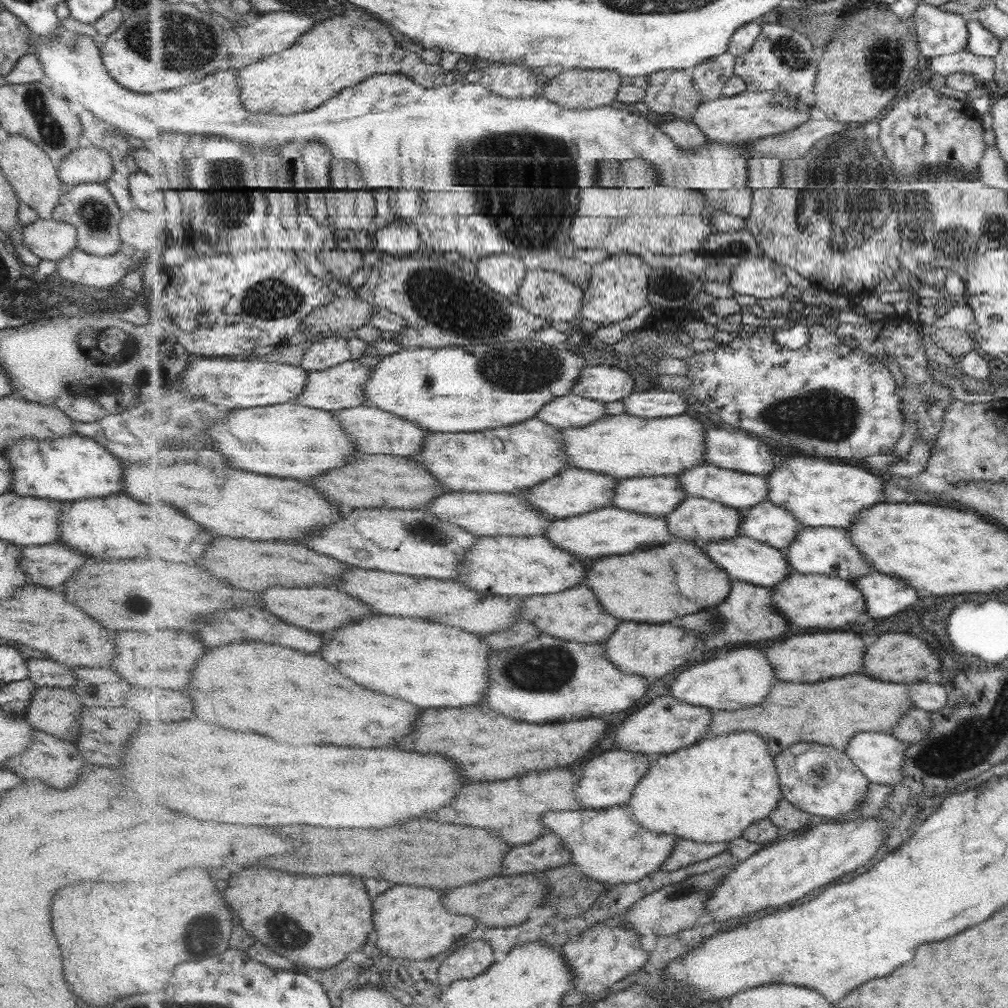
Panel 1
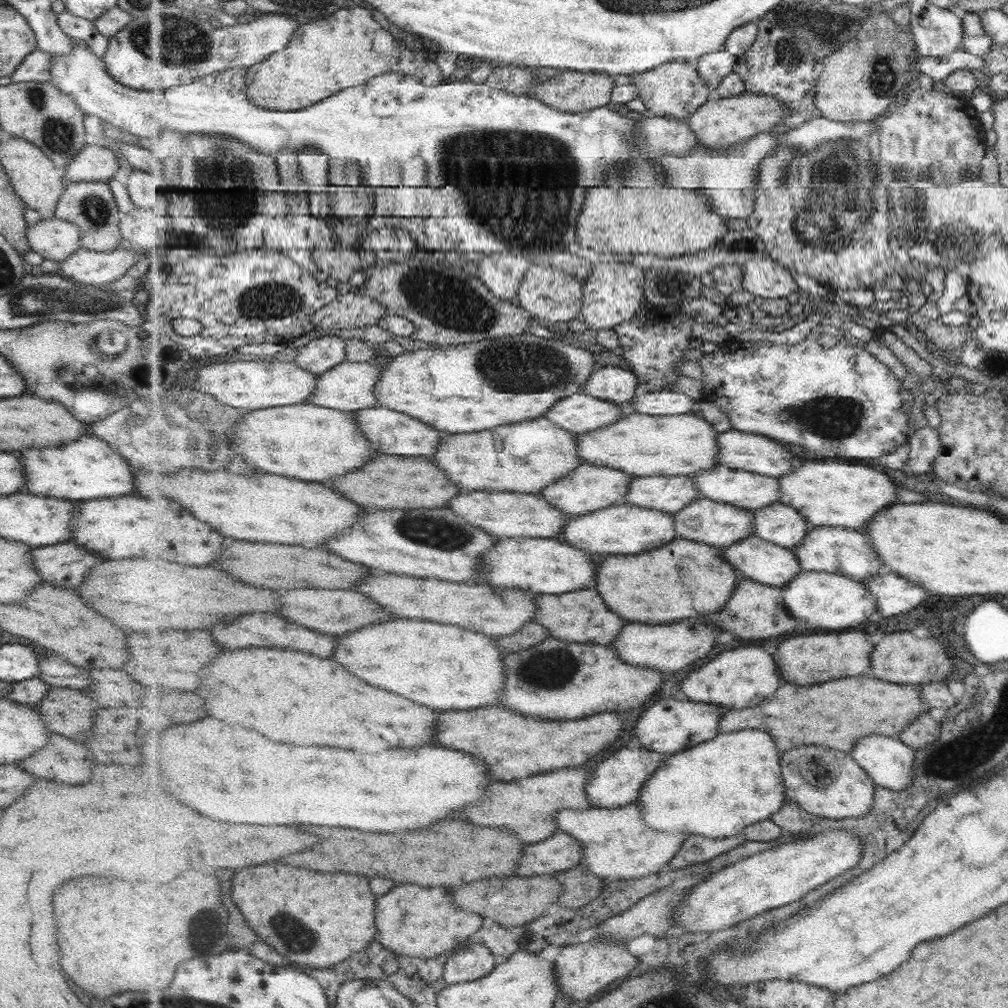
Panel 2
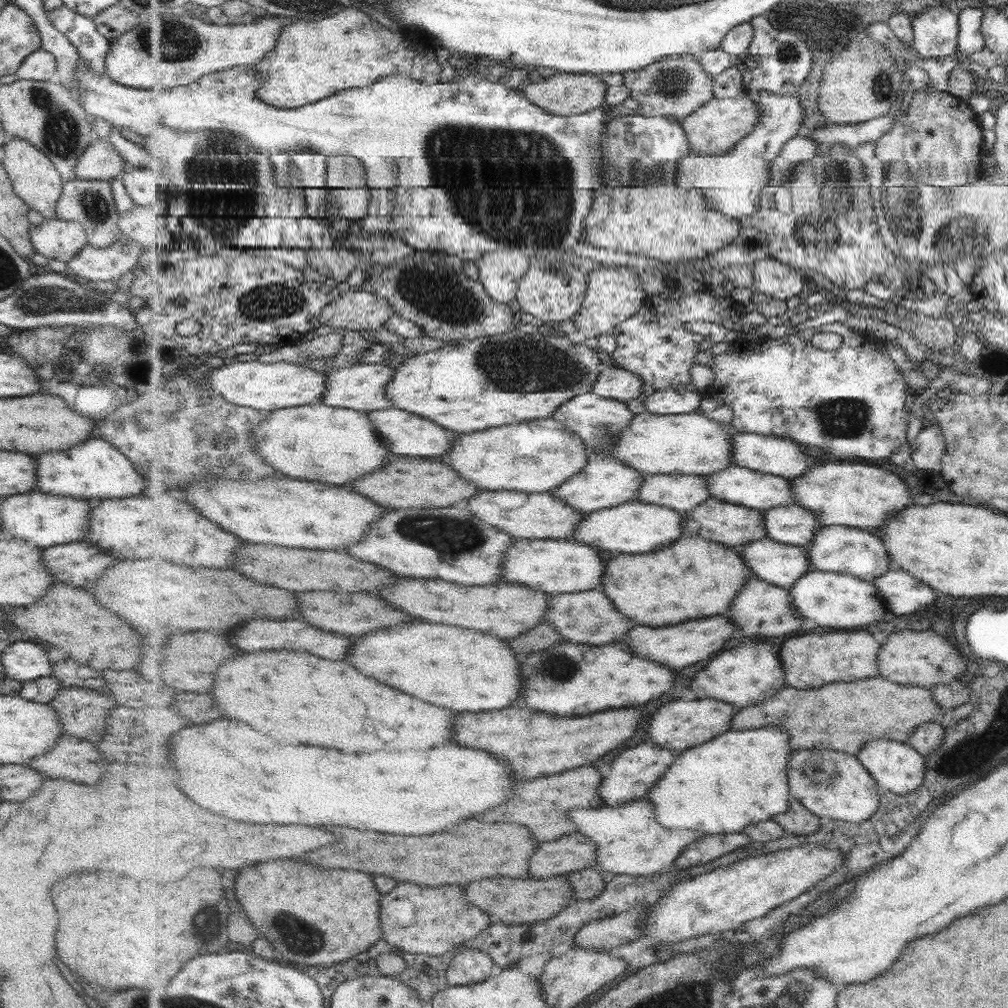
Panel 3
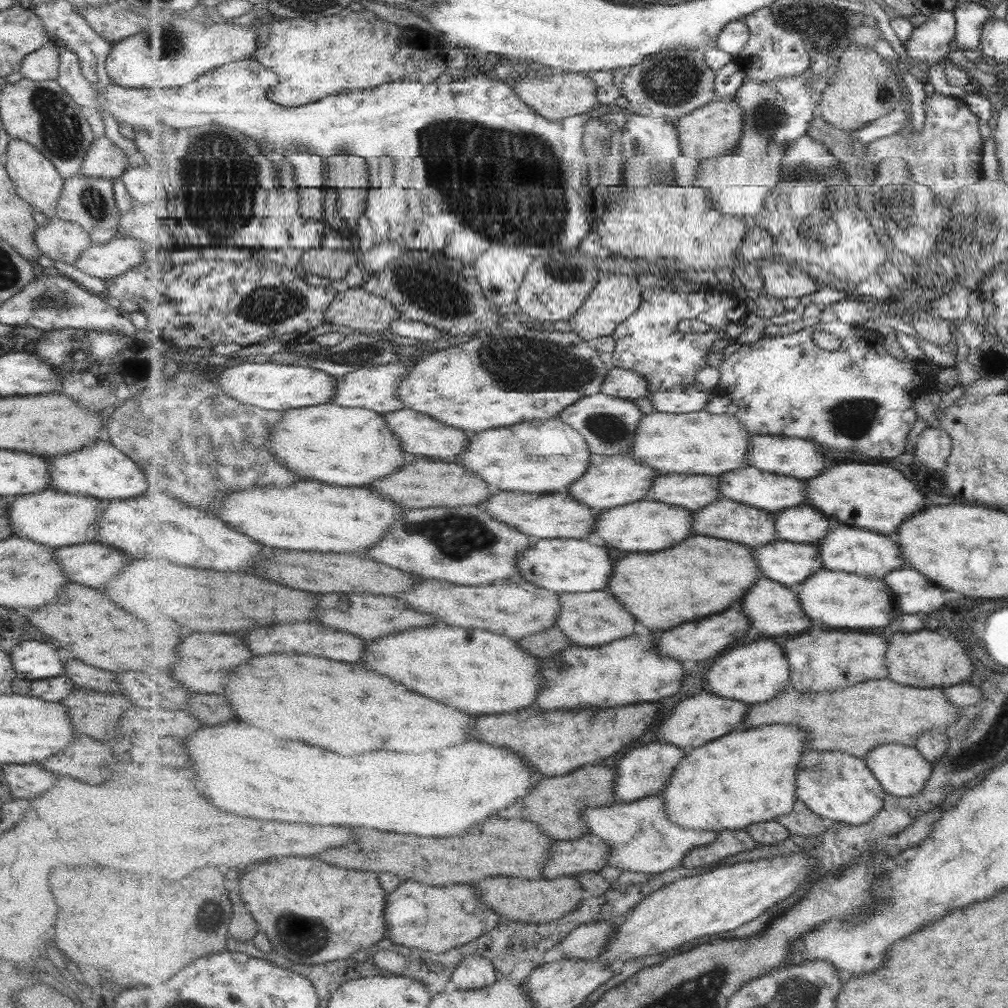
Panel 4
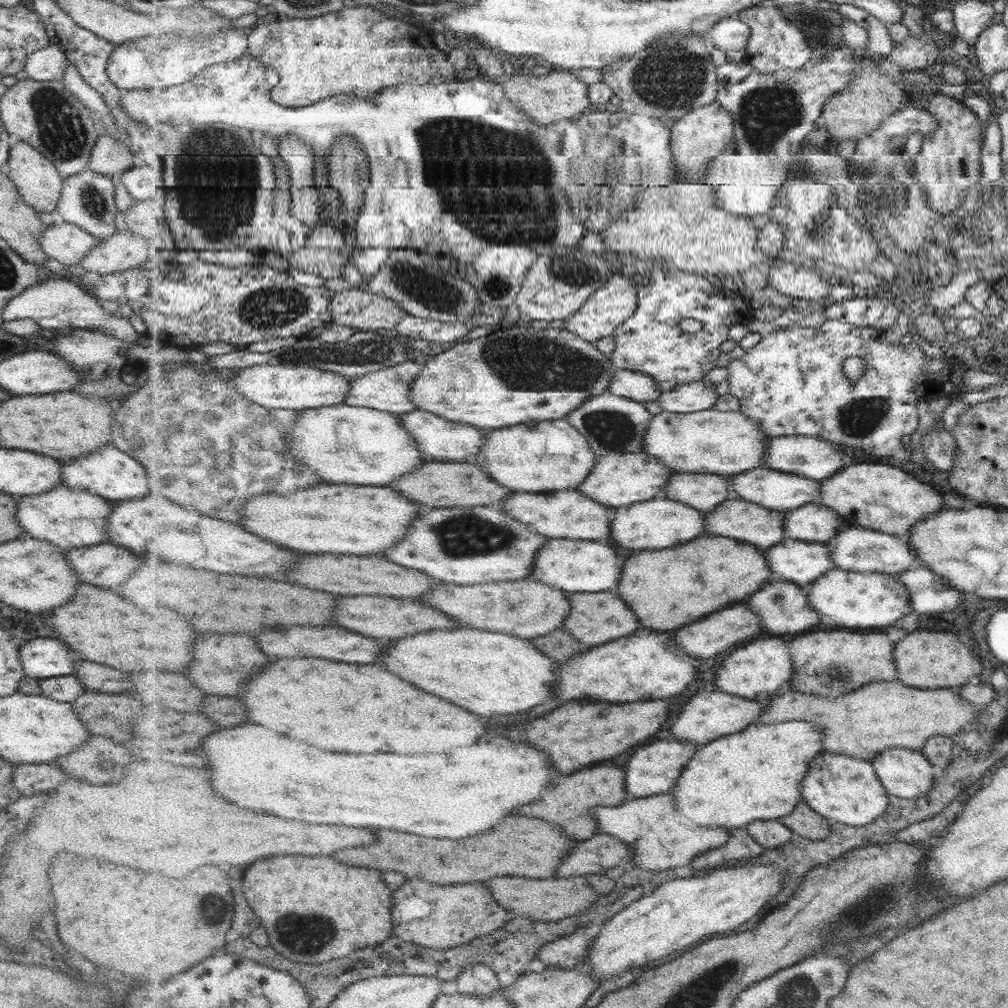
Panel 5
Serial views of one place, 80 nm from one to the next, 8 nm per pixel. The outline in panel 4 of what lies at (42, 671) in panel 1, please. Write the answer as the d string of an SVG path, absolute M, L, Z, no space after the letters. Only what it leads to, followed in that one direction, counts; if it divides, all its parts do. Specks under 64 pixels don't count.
M71 660L65 662L64 669L66 670L65 677L67 677L76 687L83 687L85 689L92 689L94 692L103 692L103 690L111 690L117 684L115 676L111 672L87 666L79 660Z

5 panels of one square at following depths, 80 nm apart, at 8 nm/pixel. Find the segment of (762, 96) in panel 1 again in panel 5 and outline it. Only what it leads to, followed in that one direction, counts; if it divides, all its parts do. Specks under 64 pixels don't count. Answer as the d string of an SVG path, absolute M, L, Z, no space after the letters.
M717 101L674 121L670 129L674 164L677 166L676 173L680 173L680 182L686 179L689 183L705 183L704 169L735 142L733 115Z

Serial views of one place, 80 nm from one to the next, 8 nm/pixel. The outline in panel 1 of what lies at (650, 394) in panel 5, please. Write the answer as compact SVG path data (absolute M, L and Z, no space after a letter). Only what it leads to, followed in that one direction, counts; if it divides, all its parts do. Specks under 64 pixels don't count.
M591 366L583 370L581 379L577 381L572 394L592 398L603 404L623 402L633 392L633 386L635 380L631 378L629 372L621 368Z

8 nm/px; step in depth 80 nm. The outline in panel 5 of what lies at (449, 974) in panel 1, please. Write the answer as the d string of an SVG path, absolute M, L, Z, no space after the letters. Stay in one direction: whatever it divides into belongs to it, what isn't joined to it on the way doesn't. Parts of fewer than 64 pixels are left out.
M472 963L464 968L464 971L456 980L456 988L461 994L473 996L492 996L494 992L501 990L501 982L497 979L497 971L483 963Z

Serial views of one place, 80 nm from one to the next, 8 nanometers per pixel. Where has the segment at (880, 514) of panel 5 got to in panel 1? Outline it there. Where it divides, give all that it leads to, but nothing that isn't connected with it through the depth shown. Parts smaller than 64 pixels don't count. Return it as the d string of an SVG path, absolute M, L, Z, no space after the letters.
M807 456L783 458L773 473L765 478L770 486L767 501L785 507L807 527L850 528L860 512L883 502L883 491L888 486L888 483L884 483L879 476L875 476L863 466Z

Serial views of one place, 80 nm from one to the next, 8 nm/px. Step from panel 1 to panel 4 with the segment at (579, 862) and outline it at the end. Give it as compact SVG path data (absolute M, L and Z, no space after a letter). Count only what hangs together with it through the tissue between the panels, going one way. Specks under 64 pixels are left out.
M654 795L630 803L616 801L609 806L589 807L582 810L581 818L585 818L585 826L589 826L591 834L609 844L611 857L608 865L622 871L657 874L679 867L691 851L717 841L715 832L685 828L677 826L677 822L669 822L665 808L665 799Z

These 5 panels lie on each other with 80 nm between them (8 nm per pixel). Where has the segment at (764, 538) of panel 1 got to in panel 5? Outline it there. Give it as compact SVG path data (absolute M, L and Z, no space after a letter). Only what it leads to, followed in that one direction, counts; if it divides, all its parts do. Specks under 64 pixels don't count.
M821 502L787 511L786 536L802 541L827 544L837 536L846 520Z

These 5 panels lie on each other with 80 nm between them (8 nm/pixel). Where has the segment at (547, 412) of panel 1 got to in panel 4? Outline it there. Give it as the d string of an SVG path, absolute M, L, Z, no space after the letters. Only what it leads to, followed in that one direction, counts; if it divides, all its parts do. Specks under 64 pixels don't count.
M601 391L593 396L585 395L580 398L558 417L563 422L569 423L586 438L592 454L613 456L627 454L633 450L635 437L644 414L633 402L609 396Z

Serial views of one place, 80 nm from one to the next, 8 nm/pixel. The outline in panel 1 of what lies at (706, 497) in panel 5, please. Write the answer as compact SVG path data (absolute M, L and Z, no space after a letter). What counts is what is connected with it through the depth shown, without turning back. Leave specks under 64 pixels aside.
M675 475L638 477L619 480L613 504L639 514L665 517L689 496L684 484Z

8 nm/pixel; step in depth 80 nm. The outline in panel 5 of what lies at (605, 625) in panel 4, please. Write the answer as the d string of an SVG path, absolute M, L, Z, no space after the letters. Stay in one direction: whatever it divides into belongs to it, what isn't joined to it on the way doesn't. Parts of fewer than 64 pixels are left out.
M611 592L601 594L573 594L571 596L573 614L565 622L567 630L587 648L604 645L609 641L635 633L640 628L640 620L629 610L629 606Z

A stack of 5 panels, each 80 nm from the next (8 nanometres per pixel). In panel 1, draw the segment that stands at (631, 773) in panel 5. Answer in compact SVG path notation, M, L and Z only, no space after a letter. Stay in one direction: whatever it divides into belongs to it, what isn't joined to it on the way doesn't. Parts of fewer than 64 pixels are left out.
M621 749L599 754L587 764L583 762L582 766L577 769L580 782L576 786L576 795L582 808L601 810L627 805L632 800L634 789L640 784L640 780L652 768L652 761L654 758L647 755Z

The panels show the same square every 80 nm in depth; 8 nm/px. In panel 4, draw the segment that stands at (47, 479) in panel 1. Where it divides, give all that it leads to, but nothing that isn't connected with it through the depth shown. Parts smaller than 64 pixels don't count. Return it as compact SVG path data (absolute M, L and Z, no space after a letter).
M97 442L91 448L47 458L49 462L49 488L66 492L67 494L87 495L101 500L121 500L135 498L145 492L143 472L121 452L117 452L109 442Z

